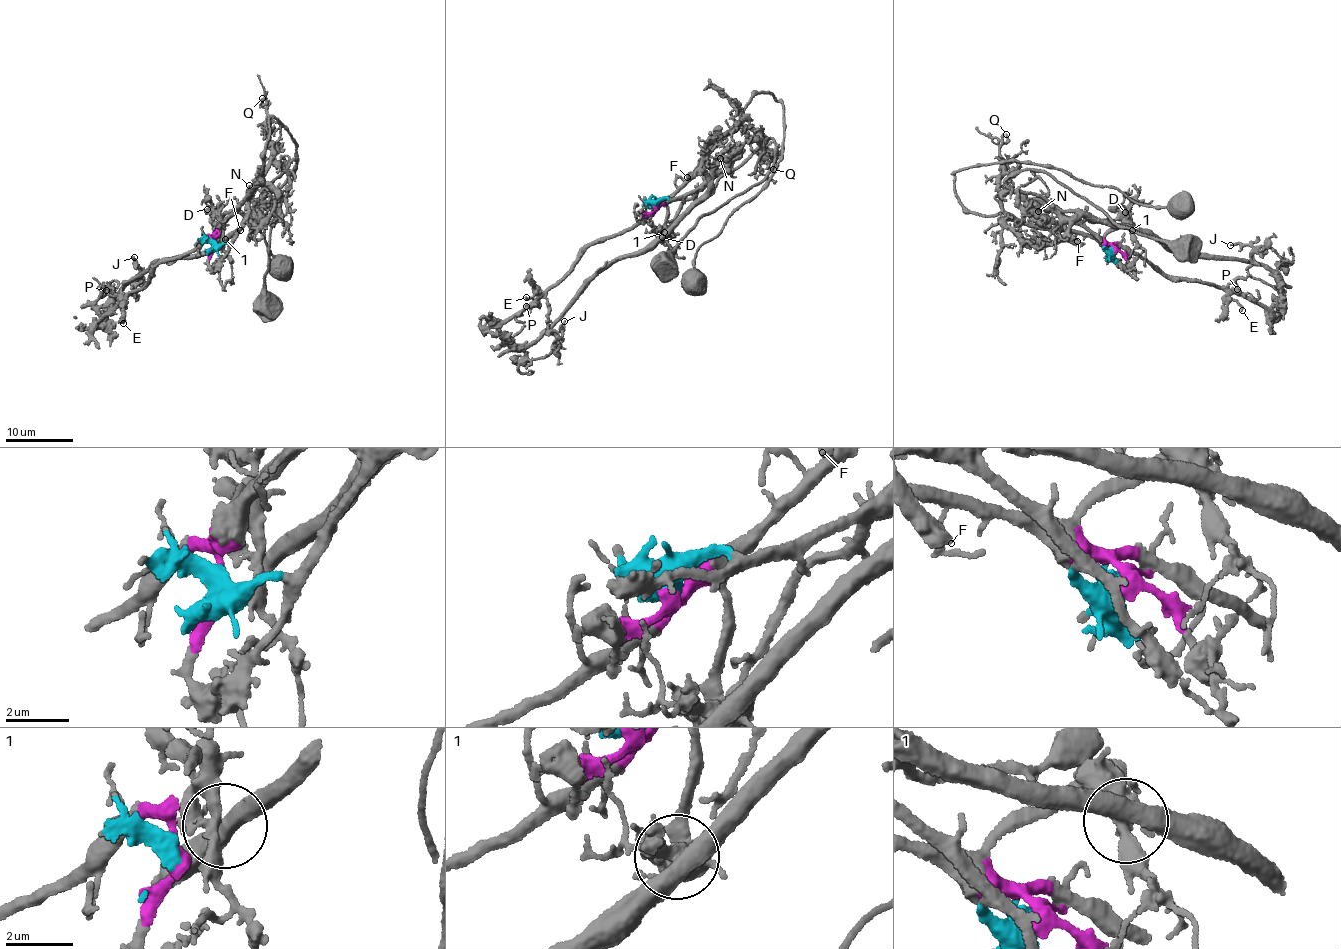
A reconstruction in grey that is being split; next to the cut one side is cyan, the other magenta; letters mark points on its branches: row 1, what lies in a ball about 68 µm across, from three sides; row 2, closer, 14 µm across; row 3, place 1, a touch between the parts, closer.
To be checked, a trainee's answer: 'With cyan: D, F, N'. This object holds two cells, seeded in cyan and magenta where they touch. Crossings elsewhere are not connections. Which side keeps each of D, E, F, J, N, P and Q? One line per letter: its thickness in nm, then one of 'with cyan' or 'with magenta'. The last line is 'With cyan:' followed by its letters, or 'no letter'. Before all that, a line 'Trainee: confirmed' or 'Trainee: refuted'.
Trainee: refuted
D: 340 nm thick; with cyan
E: 170 nm thick; with magenta
F: 500 nm thick; with cyan
J: 170 nm thick; with cyan
N: 150 nm thick; with cyan
P: 150 nm thick; with magenta
Q: 100 nm thick; with magenta
With cyan: D, F, J, N

